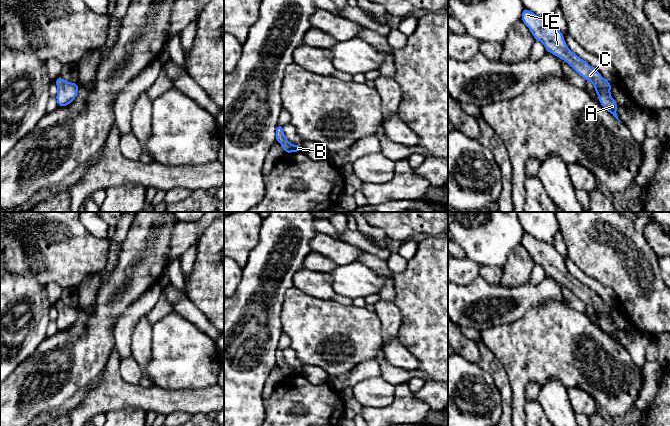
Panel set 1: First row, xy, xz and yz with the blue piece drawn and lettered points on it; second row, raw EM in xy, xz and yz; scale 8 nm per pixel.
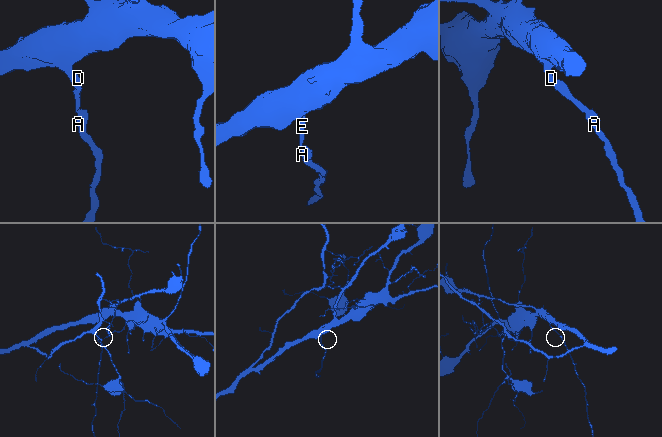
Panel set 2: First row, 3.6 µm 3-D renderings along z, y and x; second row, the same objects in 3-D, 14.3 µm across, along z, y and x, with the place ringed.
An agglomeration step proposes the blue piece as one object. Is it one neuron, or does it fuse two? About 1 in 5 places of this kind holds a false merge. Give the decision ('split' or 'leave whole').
leave whole

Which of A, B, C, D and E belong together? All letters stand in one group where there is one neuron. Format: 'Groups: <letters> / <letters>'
Groups: A B C D E

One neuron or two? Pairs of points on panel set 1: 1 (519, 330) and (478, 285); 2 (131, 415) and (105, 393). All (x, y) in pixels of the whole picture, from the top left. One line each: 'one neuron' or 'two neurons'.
1: two neurons
2: two neurons

